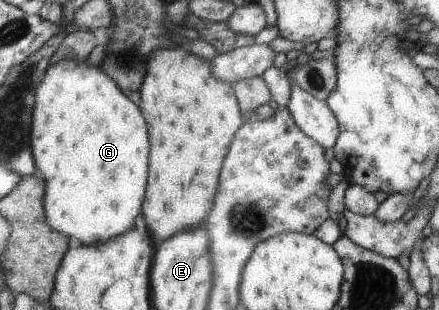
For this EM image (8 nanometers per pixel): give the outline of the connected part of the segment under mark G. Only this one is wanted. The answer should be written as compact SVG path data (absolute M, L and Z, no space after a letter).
M66 58L50 64L43 73L42 81L39 81L35 89L35 102L31 117L31 148L33 151L35 166L42 171L45 179L45 194L43 199L46 219L48 225L60 233L66 234L69 239L79 239L84 245L98 245L99 243L111 240L114 236L124 233L130 228L134 228L136 217L140 215L142 209L142 197L146 191L146 181L148 181L148 131L146 131L146 121L140 113L140 107L134 105L126 93L116 85L114 78L111 78L100 66L90 66L84 60L73 60Z

